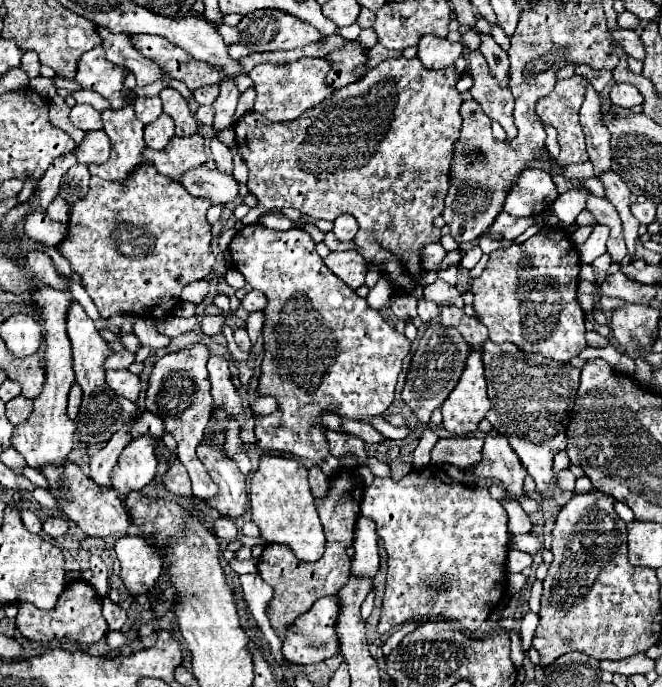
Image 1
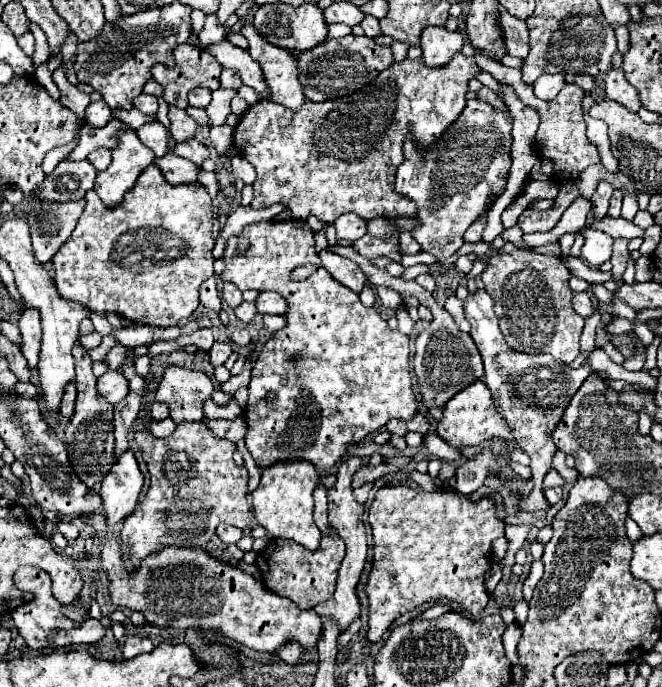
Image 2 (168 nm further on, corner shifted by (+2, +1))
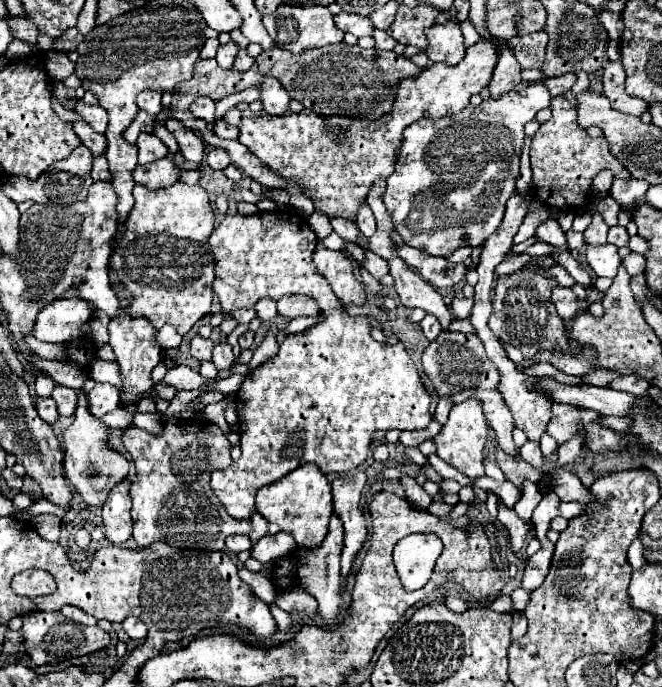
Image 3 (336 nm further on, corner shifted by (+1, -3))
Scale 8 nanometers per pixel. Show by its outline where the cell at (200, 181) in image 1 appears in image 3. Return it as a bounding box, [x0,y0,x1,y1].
[132,158,180,190]

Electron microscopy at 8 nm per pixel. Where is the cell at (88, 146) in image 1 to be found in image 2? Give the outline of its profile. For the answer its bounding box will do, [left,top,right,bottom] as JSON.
[87,148,111,170]

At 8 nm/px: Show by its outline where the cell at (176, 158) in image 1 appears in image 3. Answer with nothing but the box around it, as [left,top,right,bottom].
[208,148,230,170]

